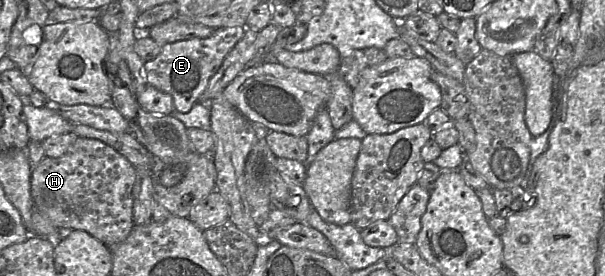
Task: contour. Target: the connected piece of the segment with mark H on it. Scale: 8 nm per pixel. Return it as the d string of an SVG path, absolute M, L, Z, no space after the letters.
M78 137L62 156L45 156L32 167L33 209L55 227L83 230L111 248L123 242L133 228L135 180L135 168L122 154L100 140Z

